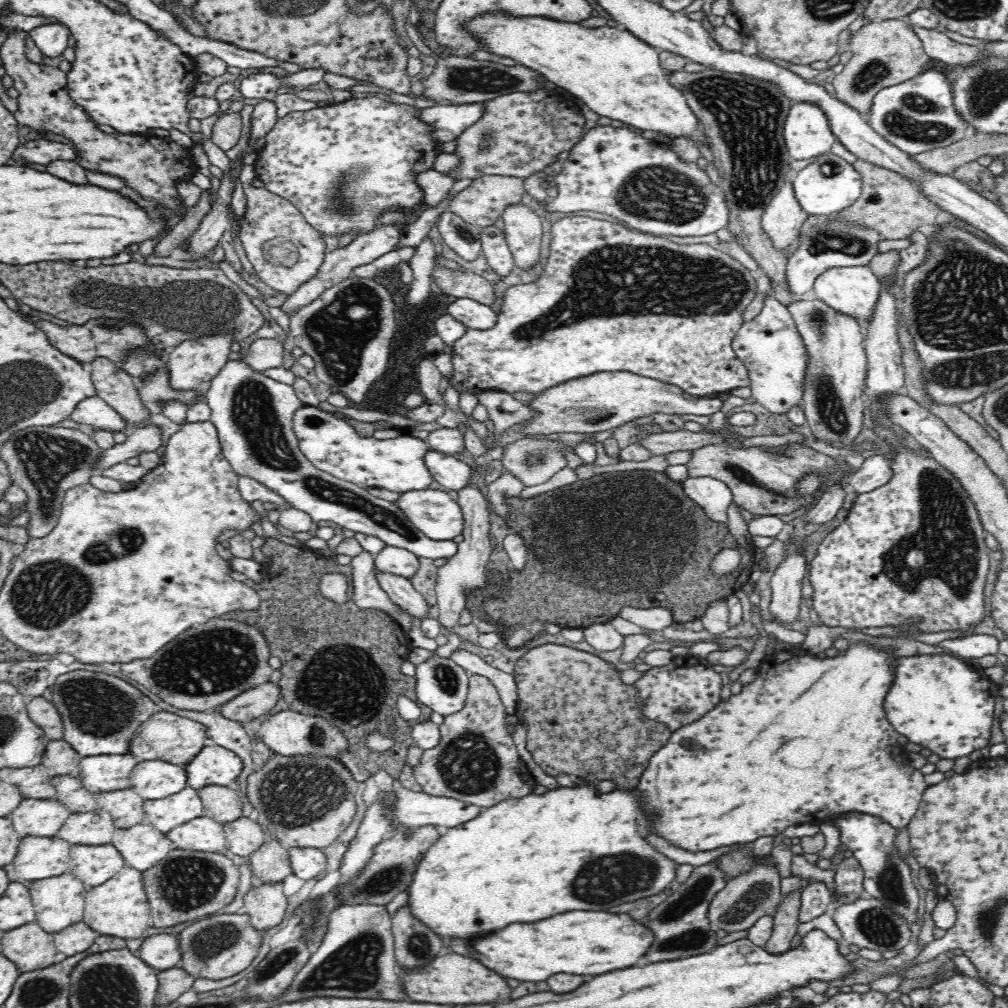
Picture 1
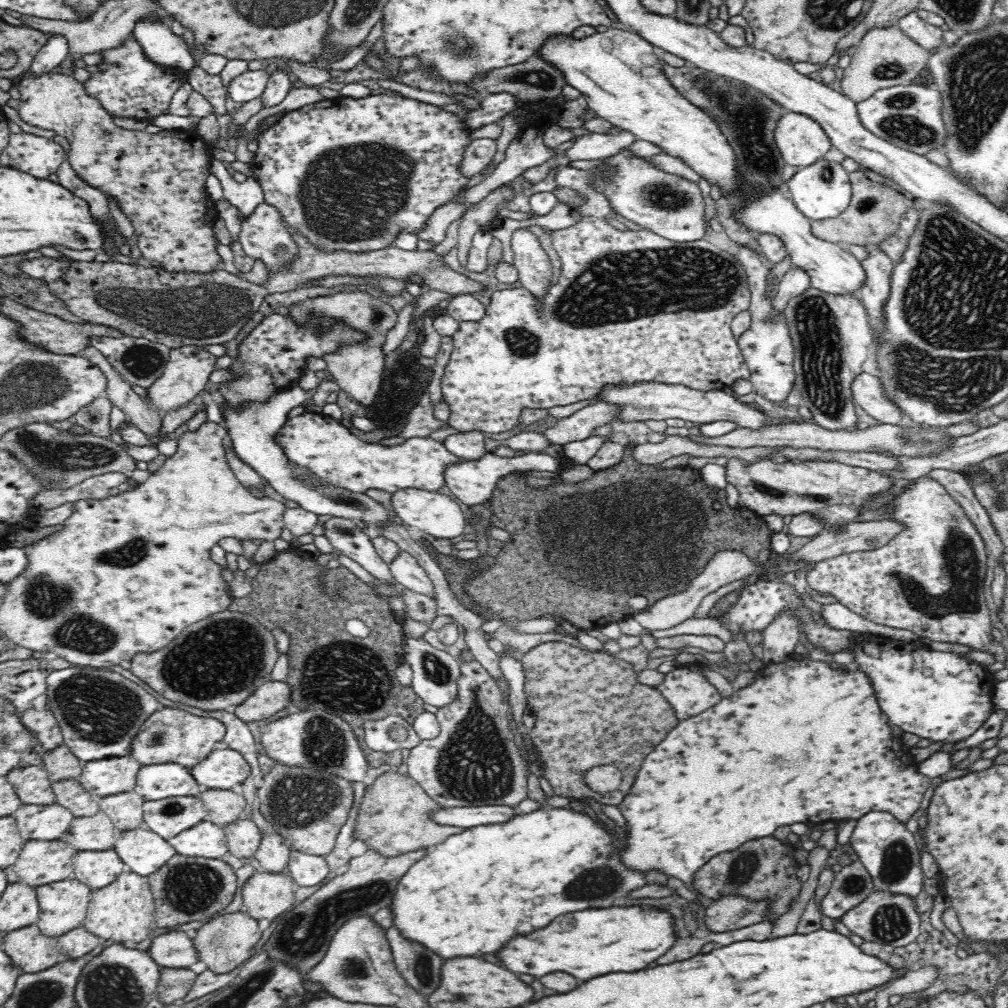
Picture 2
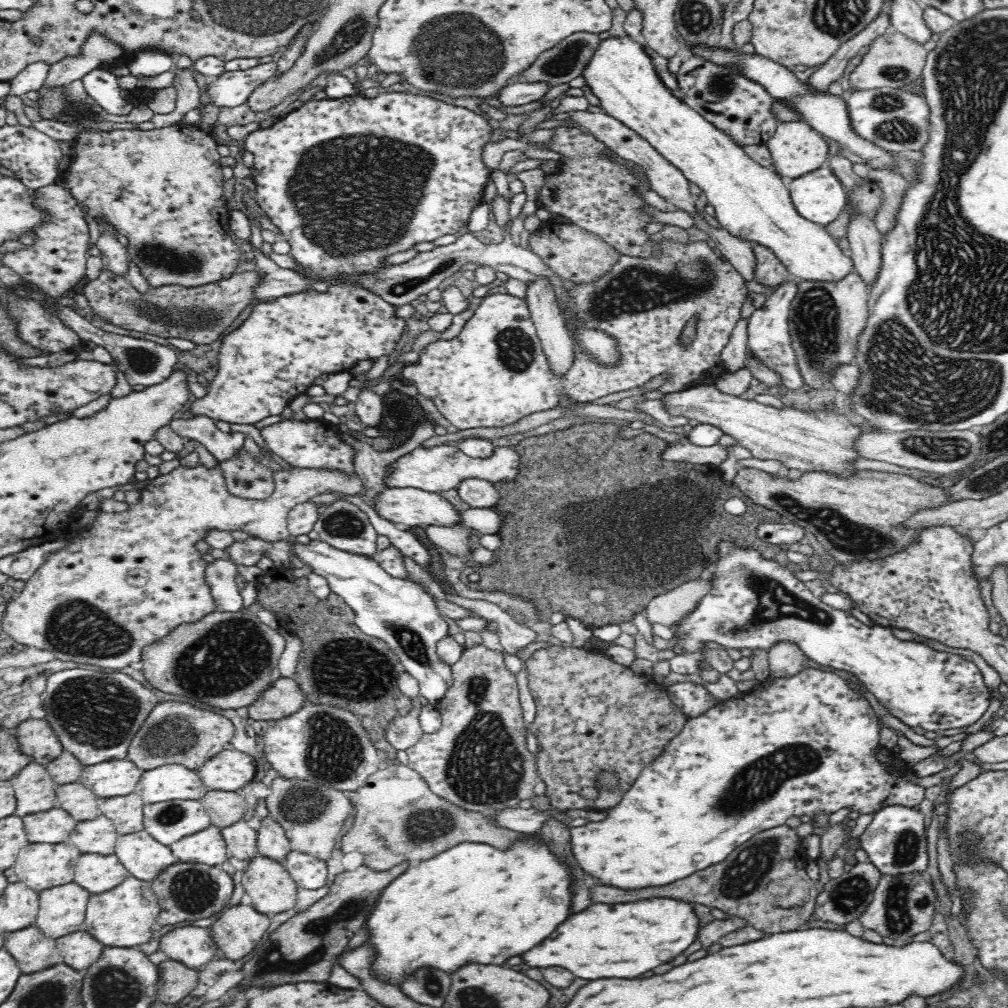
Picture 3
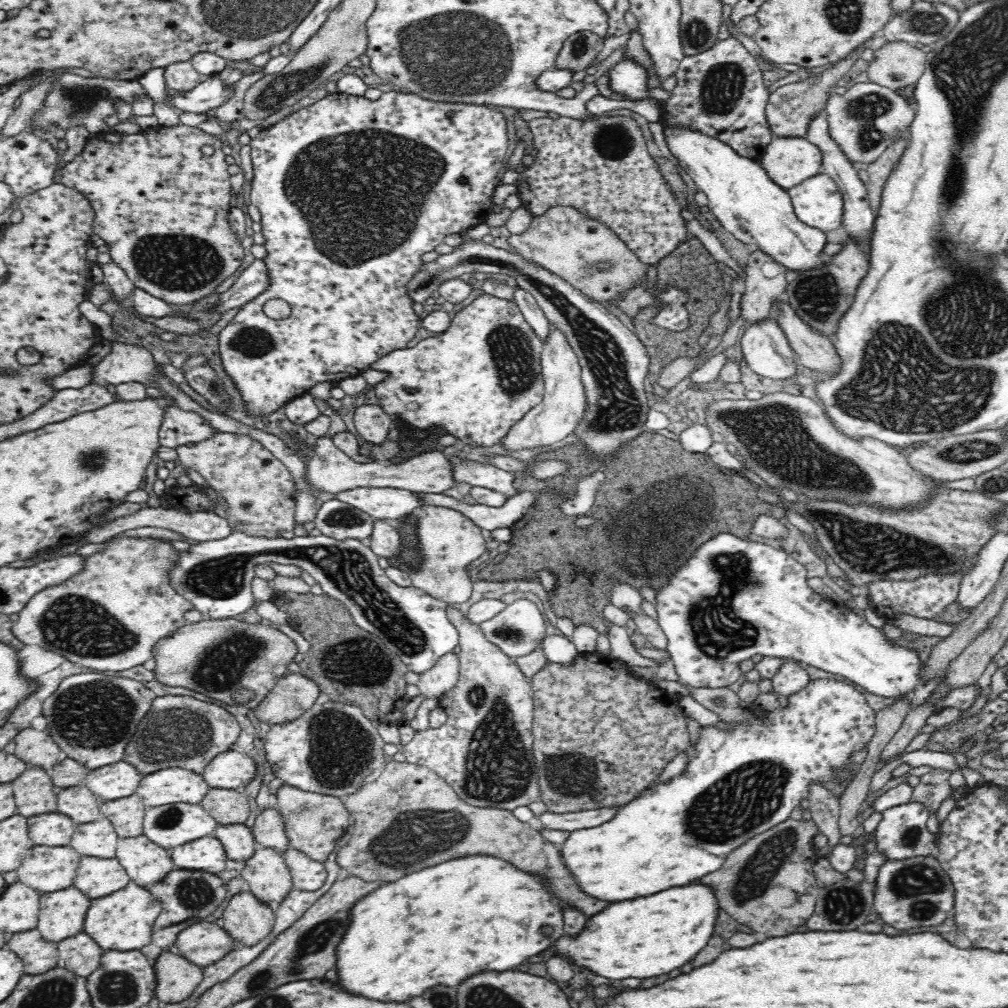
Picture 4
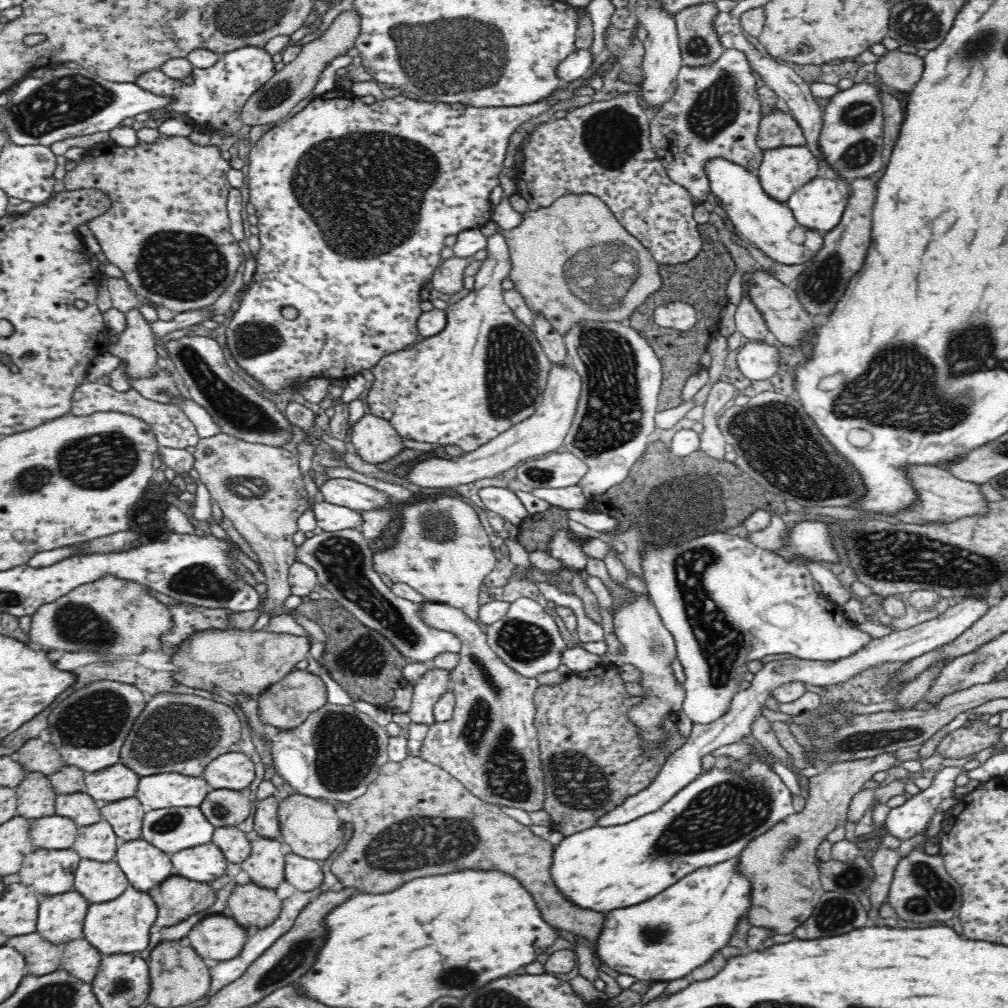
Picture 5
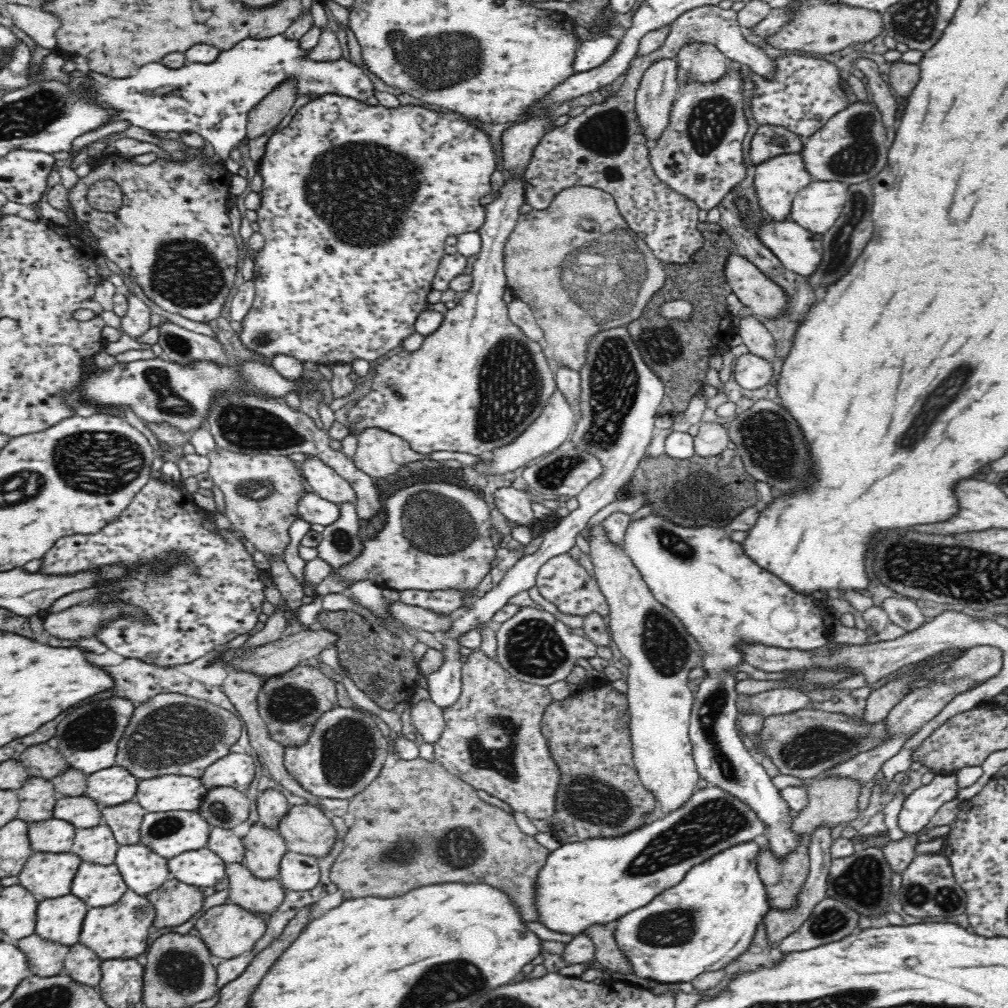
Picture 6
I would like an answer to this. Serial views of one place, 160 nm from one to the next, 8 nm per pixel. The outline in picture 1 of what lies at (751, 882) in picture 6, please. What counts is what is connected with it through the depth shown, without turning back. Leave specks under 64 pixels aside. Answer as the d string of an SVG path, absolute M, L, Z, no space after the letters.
M564 912L534 924L514 924L504 930L474 938L470 954L504 978L540 982L556 972L604 974L628 968L648 950L652 932L626 914L608 912Z

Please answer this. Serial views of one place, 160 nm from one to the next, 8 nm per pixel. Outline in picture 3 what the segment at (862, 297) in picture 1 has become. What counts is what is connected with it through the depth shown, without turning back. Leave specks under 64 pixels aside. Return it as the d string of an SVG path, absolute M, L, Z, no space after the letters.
M628 35L600 40L593 58L586 64L580 75L585 85L599 100L602 112L622 122L624 126L640 135L652 145L667 161L678 167L682 174L697 184L706 194L708 203L715 209L714 220L734 236L744 240L756 240L767 246L780 259L793 278L802 281L838 282L854 272L853 260L838 247L824 225L806 220L794 207L789 190L772 169L756 163L733 139L708 122L699 112L690 108L676 97L656 73L641 38Z

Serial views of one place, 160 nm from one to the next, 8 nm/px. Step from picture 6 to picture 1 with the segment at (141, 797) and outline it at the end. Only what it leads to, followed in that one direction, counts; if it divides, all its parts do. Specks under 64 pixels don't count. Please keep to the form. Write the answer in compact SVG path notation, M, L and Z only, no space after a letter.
M163 760L138 761L129 774L129 786L144 800L158 800L184 790L184 766Z

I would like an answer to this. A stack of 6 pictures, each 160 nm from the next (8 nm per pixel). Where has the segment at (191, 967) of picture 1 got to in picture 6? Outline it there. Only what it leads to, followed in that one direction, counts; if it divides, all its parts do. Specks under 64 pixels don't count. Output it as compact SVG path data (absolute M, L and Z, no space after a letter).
M229 863L225 873L230 880L227 903L262 916L274 914L282 905L285 894L278 879L256 878L243 863Z

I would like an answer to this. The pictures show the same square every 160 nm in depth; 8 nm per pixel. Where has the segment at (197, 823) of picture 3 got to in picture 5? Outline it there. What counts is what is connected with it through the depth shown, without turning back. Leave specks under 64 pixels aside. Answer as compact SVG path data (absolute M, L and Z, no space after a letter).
M168 807L148 811L143 818L141 838L166 854L174 854L186 848L208 844L212 840L214 826L200 807Z

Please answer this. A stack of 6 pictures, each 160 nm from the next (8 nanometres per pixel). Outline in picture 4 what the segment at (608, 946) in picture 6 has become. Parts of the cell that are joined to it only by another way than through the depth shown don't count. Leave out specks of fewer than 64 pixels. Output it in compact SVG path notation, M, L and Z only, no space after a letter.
M390 761L369 776L354 794L348 794L343 803L351 814L354 832L348 842L340 848L337 861L340 867L348 868L350 875L366 882L394 882L404 874L412 874L426 866L436 866L444 860L460 858L466 854L489 854L512 863L520 870L541 874L550 882L552 892L562 900L564 906L576 906L586 916L594 916L596 912L604 910L610 904L610 902L600 902L598 898L586 896L582 892L571 870L564 864L560 846L542 837L540 831L532 828L528 823L518 820L512 815L512 811L473 807L464 803L454 793L454 789L428 767L408 761Z

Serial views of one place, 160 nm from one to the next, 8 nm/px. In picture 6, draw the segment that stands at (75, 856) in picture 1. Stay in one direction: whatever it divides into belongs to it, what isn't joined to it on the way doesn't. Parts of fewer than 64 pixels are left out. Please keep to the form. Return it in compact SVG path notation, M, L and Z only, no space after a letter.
M81 861L71 888L89 908L110 906L120 901L129 890L116 863L104 864Z

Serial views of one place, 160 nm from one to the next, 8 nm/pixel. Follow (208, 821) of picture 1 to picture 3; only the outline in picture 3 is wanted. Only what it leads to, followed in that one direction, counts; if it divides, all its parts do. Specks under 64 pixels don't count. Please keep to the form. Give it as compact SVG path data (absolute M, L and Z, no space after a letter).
M212 824L196 834L180 838L169 847L174 856L182 862L200 862L210 866L220 866L230 856L221 829Z

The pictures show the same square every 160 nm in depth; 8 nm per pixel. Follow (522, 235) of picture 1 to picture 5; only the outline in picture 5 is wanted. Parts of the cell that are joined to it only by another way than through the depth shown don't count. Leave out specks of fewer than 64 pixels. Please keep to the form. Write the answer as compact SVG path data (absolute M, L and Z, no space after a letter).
M564 360L564 362L558 362L558 364L555 364L555 362L550 361L550 370L548 370L548 380L546 380L546 388L542 394L542 402L541 406L536 407L536 411L532 416L530 416L526 421L518 422L516 425L512 425L509 430L506 430L503 434L500 434L497 438L494 438L493 440L490 440L487 444L484 444L484 446L480 446L477 450L474 450L472 452L468 452L464 454L464 456L456 458L456 460L443 458L443 457L437 457L432 456L429 458L426 458L422 461L419 461L418 464L414 465L411 470L403 477L398 477L400 479L403 479L405 482L410 484L415 484L416 486L419 486L422 489L426 488L446 488L448 490L454 490L457 486L460 486L461 484L466 484L469 482L475 482L476 480L482 479L482 478L493 478L497 475L500 475L501 473L504 473L505 471L508 471L513 466L516 466L519 462L524 462L524 460L528 460L528 458L534 458L540 457L542 454L548 454L550 452L554 452L558 448L560 448L563 444L565 444L566 436L568 435L568 432L570 431L571 425L573 424L578 404L579 404L579 398L581 395L581 388L582 388L582 381L581 376L578 374L578 371L573 367L573 365L570 363L570 361Z

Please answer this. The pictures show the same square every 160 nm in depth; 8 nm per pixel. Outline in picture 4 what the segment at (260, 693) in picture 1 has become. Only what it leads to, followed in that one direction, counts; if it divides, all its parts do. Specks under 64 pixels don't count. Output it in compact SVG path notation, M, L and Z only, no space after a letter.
M288 673L254 709L255 716L270 726L290 722L308 710L316 702L318 694L320 689L316 682L302 673Z

